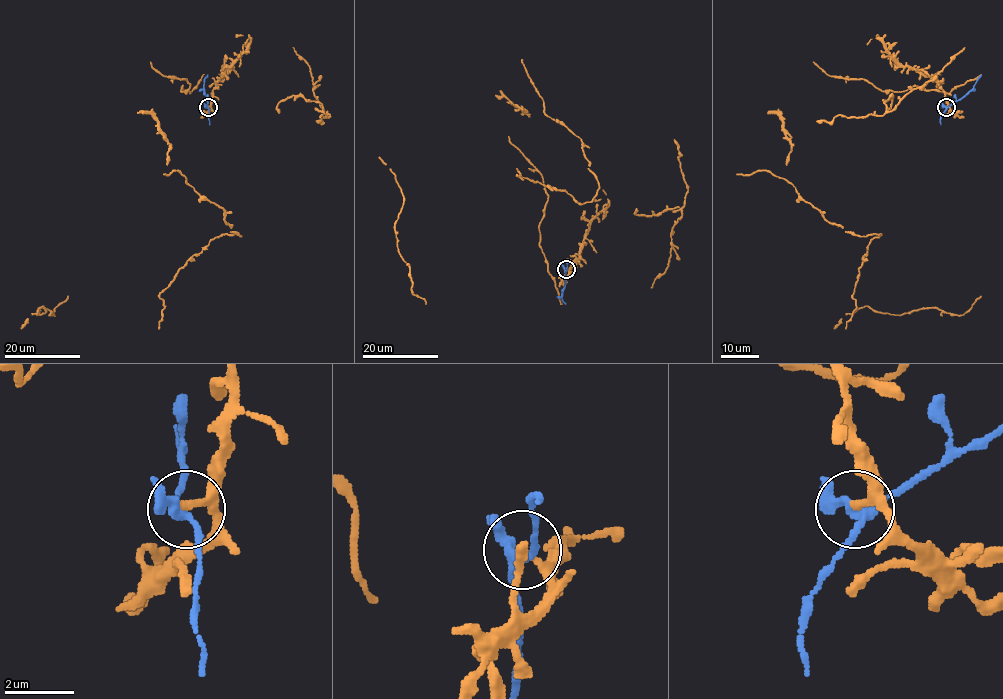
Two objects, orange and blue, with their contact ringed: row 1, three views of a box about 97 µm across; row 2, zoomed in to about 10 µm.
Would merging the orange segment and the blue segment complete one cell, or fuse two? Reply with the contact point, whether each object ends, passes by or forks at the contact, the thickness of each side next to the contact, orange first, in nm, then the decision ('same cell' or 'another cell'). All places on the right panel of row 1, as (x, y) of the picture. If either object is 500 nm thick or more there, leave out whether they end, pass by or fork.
(946, 107) | orange passes by | blue forks | 140/240 nm | another cell

